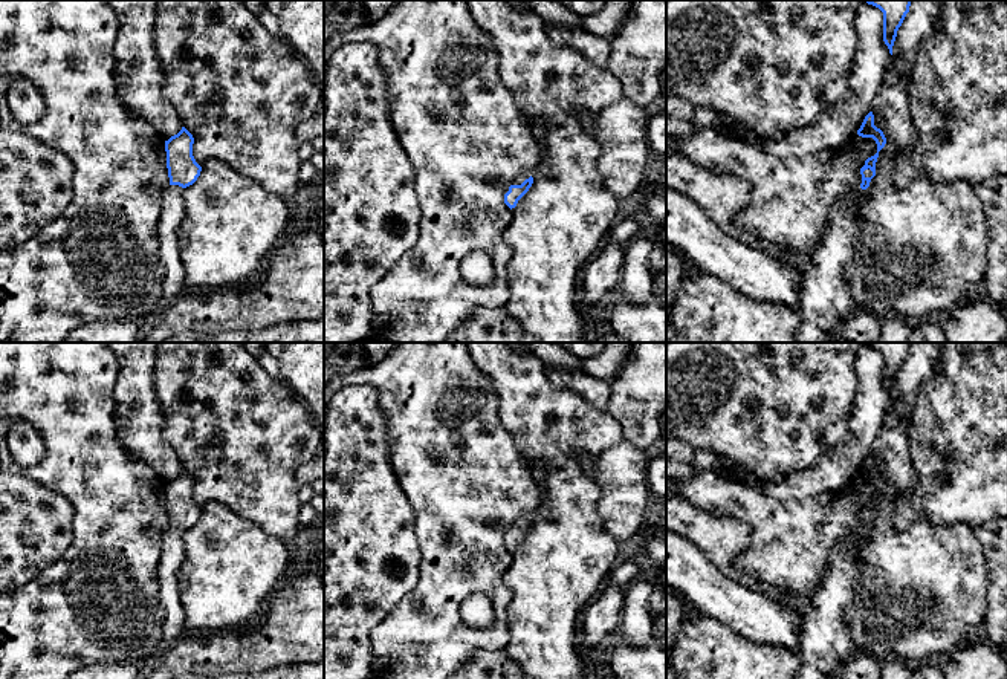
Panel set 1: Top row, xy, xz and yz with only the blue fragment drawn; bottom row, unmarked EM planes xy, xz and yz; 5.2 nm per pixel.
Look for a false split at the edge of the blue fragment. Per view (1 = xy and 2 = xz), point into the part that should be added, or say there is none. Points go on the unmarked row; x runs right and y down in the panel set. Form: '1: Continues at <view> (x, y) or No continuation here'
1: Continues at xy (173, 552)
2: Continues at xz (524, 517)

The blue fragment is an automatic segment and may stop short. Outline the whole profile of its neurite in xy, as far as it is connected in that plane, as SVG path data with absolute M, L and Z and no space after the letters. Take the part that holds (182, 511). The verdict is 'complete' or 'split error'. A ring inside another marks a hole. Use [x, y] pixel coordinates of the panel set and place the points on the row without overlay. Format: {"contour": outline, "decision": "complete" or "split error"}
{"contour": "M185 469L165 483L170 528L162 537L162 555L159 560L159 596L167 613L165 630L154 655L147 661L147 667L142 668L144 671L186 633L177 573L185 558L183 532L193 528L202 514L193 499L193 486L194 480Z", "decision": "split error"}

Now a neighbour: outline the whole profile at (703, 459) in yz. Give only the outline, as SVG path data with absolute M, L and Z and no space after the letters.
M694 450L692 466L695 469L717 469L726 466L727 462L707 450Z

